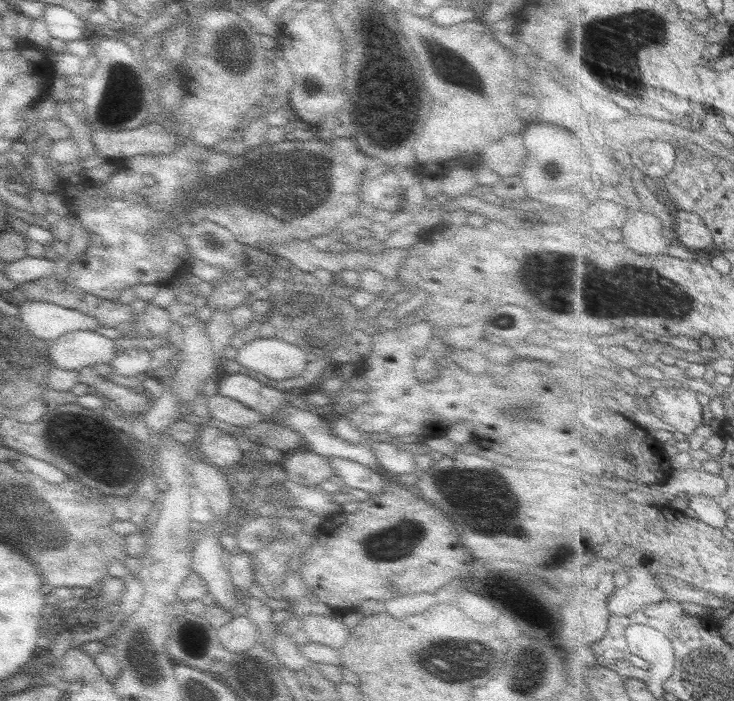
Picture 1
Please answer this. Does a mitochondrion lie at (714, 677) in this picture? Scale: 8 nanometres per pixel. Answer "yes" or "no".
yes

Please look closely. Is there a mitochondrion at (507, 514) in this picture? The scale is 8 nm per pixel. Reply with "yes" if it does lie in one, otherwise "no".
yes

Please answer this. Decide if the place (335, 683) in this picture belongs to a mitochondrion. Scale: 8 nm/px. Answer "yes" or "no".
no

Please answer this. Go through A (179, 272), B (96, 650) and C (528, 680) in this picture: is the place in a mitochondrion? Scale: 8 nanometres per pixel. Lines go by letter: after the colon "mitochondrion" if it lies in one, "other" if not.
A: other
B: other
C: mitochondrion

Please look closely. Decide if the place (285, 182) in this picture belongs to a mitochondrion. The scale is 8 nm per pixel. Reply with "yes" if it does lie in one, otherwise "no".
yes

